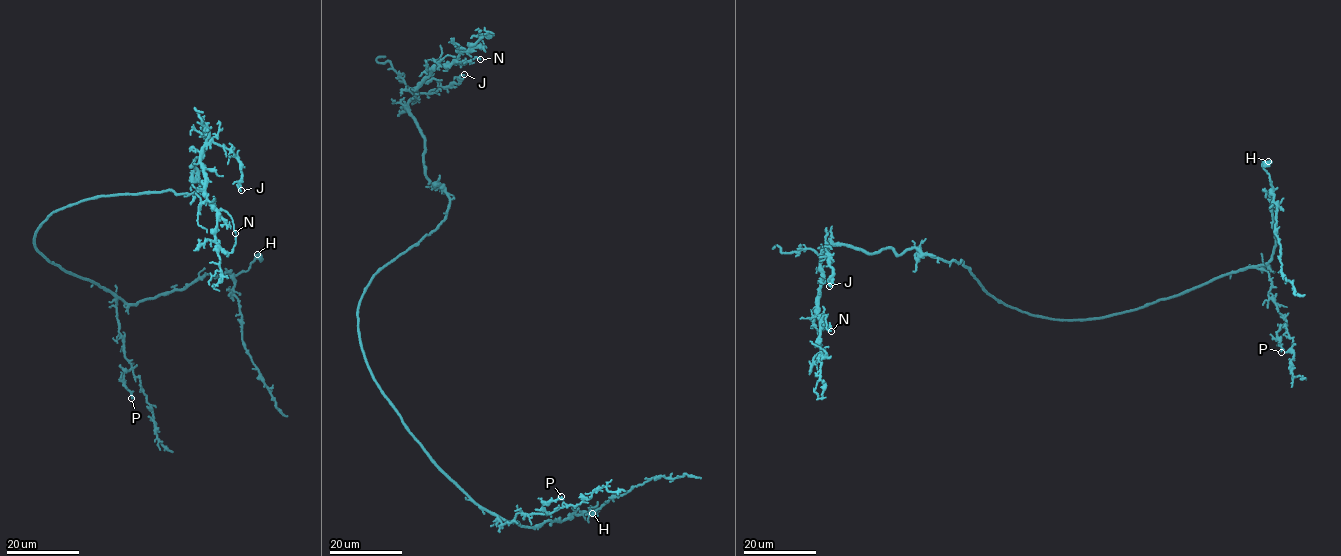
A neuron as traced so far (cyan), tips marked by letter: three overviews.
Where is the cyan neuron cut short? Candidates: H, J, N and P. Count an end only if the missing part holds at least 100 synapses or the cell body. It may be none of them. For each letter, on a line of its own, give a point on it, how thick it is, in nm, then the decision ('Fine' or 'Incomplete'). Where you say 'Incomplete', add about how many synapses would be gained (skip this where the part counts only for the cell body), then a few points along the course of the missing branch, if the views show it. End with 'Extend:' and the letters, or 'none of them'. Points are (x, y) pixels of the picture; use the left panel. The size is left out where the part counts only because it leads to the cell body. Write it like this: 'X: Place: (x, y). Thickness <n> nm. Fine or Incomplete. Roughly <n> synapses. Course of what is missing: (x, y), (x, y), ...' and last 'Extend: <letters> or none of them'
H: Place: (257, 254). Thickness 150 nm. Fine
J: Place: (241, 190). Thickness 130 nm. Fine
N: Place: (235, 233). Thickness 160 nm. Fine
P: Place: (131, 398). Thickness 280 nm. Fine
Extend: none of them

